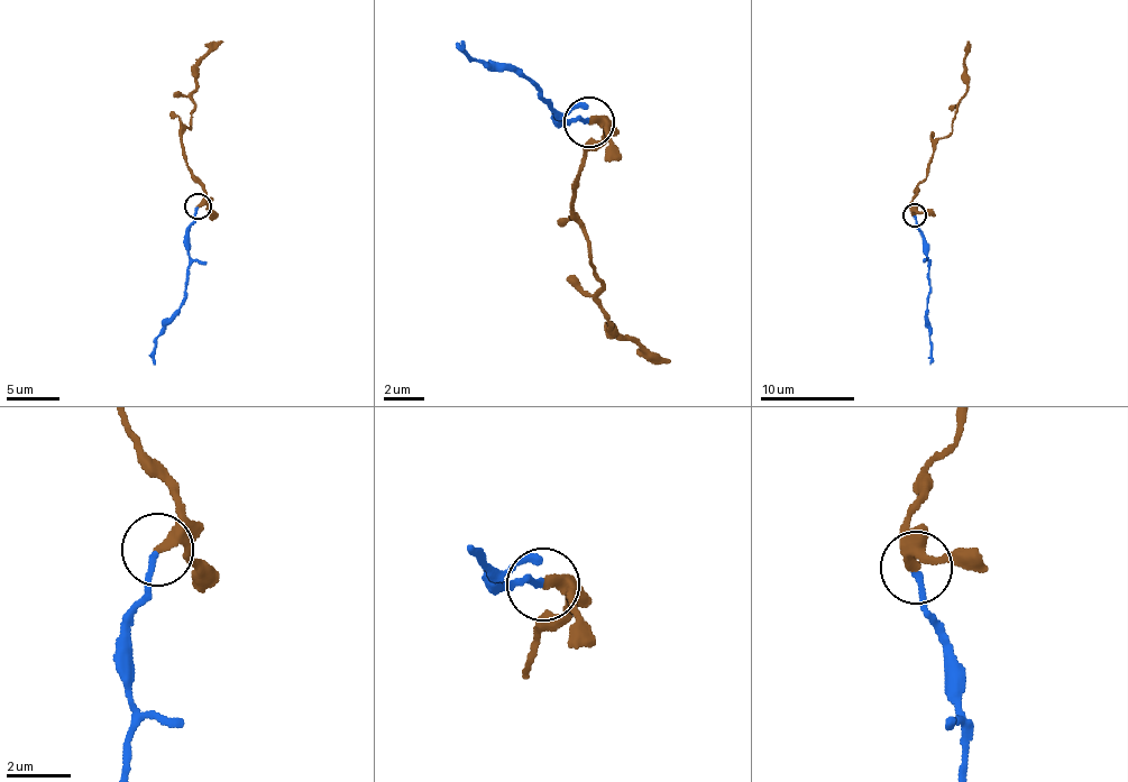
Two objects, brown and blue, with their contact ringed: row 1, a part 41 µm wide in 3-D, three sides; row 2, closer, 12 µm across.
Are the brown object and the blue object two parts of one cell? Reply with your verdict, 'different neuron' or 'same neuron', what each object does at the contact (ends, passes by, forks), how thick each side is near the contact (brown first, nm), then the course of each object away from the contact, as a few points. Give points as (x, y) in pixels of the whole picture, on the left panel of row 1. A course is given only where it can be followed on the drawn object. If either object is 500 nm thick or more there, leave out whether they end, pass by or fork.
same neuron; brown ends there; blue ends there; 340 nm thick on the brown side, 180 nm on the other; brown runs (196, 206), (204, 189), (185, 164), (181, 132), (192, 125), (196, 66), (223, 43); blue runs (196, 206), (188, 233), (186, 297), (157, 339), (154, 364)

